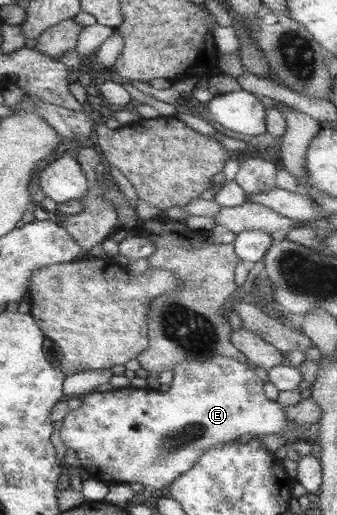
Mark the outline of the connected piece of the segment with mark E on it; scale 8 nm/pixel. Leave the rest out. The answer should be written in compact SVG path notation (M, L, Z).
M213 357L211 361L188 361L187 363L179 364L173 371L174 380L167 391L164 391L163 387L159 389L149 389L148 387L131 388L129 386L113 389L111 392L107 393L97 391L86 395L79 408L67 412L62 420L62 427L59 429L61 439L68 450L74 451L77 454L81 467L85 469L91 479L104 482L107 485L133 483L133 481L137 481L137 483L143 485L146 494L156 495L159 491L163 491L164 488L169 488L169 485L173 484L179 476L193 469L197 460L203 453L214 445L237 439L237 437L241 437L241 435L245 435L245 433L249 433L253 437L273 435L273 433L279 435L286 433L288 429L294 427L286 414L286 407L278 401L267 399L265 390L266 382L258 376L254 370L254 366L249 363L245 364L241 361L231 359L230 357Z

